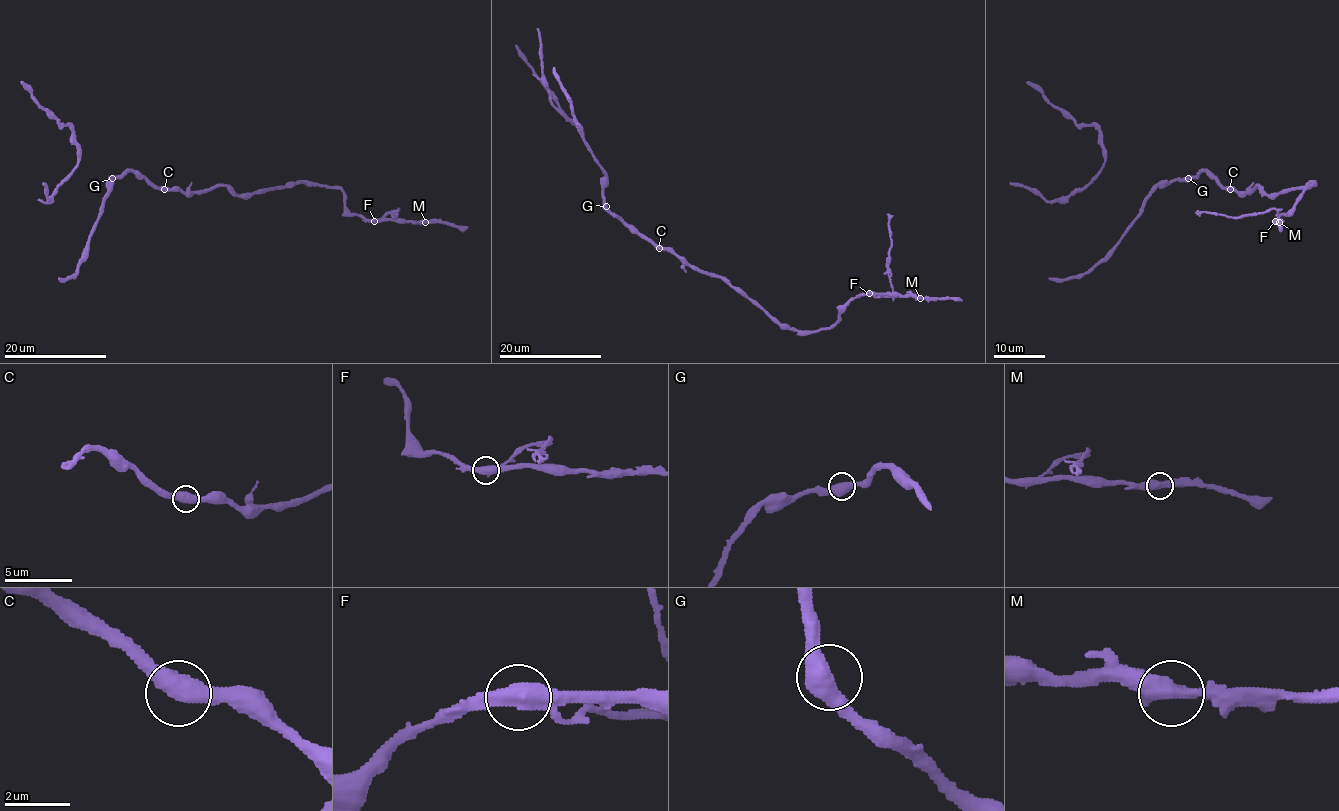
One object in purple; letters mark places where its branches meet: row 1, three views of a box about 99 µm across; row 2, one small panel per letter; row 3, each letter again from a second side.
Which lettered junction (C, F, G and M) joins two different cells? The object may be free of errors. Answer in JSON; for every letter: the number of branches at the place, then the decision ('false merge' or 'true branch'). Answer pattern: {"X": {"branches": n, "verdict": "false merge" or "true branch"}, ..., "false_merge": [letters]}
{"C": {"branches": 2, "verdict": "true branch"}, "F": {"branches": 2, "verdict": "false merge"}, "G": {"branches": 2, "verdict": "true branch"}, "M": {"branches": 2, "verdict": "true branch"}, "false_merge": ["F"]}

